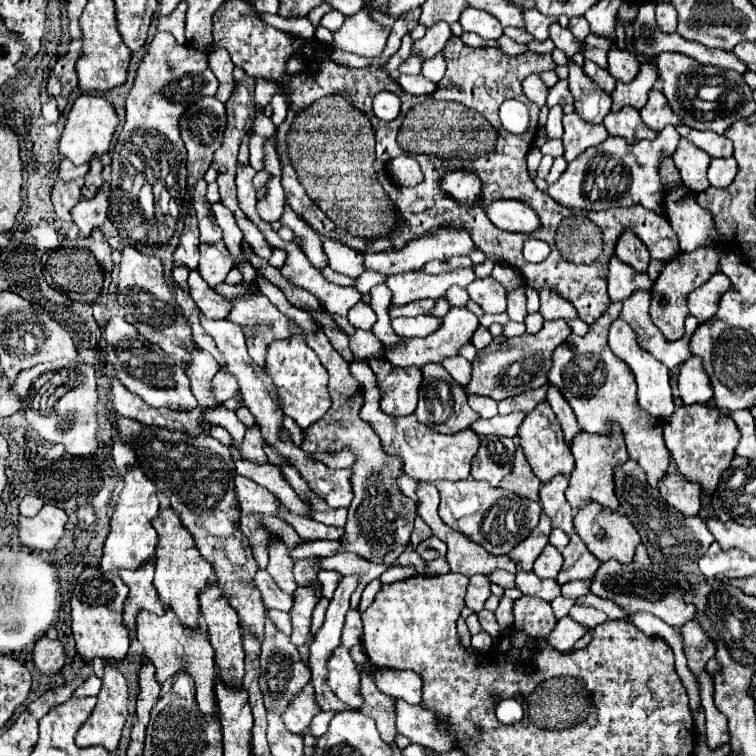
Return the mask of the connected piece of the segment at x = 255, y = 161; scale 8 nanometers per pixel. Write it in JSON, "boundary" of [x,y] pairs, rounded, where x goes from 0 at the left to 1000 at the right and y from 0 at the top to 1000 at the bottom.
{"boundary":[[[335,179],[335,184],[329,184],[329,205],[332,205],[332,221],[337,226],[348,224],[348,181]]]}

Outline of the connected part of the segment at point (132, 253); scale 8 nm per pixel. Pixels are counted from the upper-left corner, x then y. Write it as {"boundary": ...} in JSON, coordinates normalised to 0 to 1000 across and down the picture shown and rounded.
{"boundary":[[[165,327],[160,332],[157,358],[155,358],[155,398],[163,403],[165,425],[173,427],[197,454],[208,454],[226,475],[245,485],[247,464],[258,459],[253,448],[253,435],[247,433],[237,403],[216,369],[216,351],[208,340],[184,335],[179,327]]]}

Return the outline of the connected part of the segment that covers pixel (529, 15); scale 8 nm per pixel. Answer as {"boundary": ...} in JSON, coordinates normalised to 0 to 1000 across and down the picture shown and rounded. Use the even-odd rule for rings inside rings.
{"boundary":[[[694,12],[692,25],[694,25],[694,41],[700,41],[713,54],[721,54],[726,49],[724,38],[729,30],[737,28],[737,25],[729,25],[729,22],[708,15],[708,12]]]}

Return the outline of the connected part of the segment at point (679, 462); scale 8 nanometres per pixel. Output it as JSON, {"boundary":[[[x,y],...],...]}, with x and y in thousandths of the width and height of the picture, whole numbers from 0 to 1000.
{"boundary":[[[903,536],[880,560],[880,589],[906,634],[925,639],[930,652],[943,652],[956,623],[967,618],[978,586],[978,567],[964,549],[938,536]]]}

